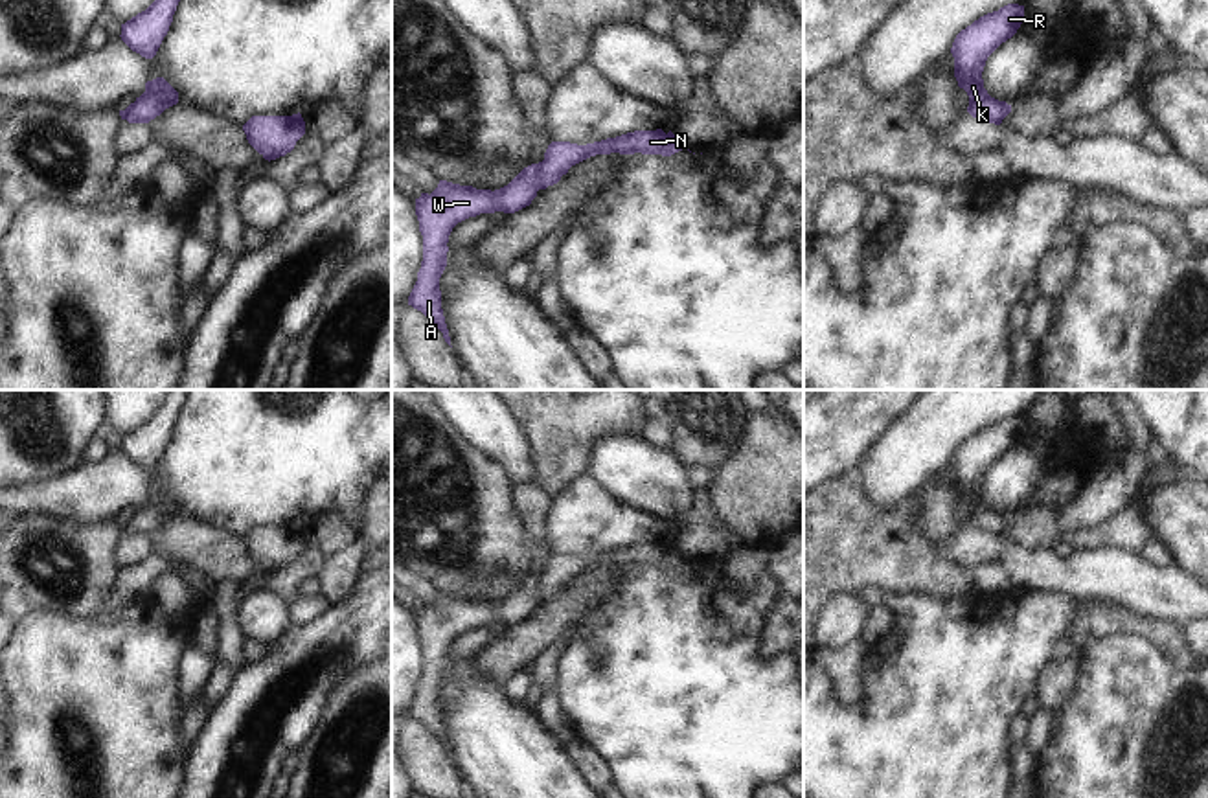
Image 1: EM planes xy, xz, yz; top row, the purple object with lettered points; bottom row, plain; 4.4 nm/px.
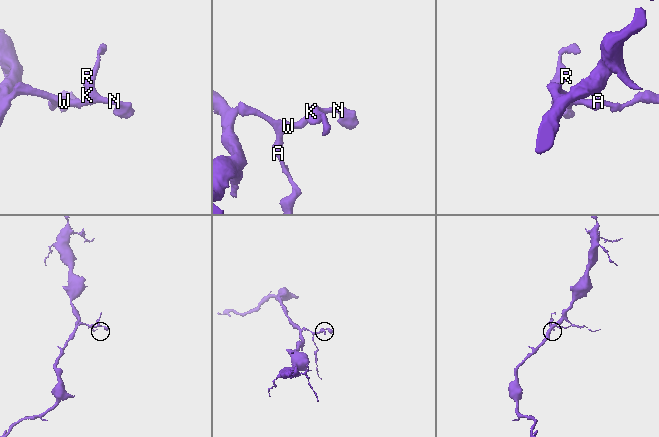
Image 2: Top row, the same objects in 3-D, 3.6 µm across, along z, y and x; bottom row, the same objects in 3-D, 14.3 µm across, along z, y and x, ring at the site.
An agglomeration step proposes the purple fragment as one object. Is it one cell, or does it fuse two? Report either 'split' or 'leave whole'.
leave whole

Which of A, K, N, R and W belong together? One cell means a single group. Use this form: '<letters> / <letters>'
A K N R W

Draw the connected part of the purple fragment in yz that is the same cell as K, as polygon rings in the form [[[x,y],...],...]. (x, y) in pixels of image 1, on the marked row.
[[[1008,4],[998,11],[987,13],[962,29],[951,48],[954,57],[954,77],[958,86],[969,96],[967,112],[1000,125],[1011,112],[1011,105],[998,101],[984,88],[982,72],[987,57],[1020,28],[1024,6]]]

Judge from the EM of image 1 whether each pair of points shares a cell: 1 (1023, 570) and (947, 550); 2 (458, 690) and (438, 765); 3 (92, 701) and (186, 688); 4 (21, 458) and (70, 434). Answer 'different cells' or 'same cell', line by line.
1: same cell
2: different cells
3: different cells
4: same cell

